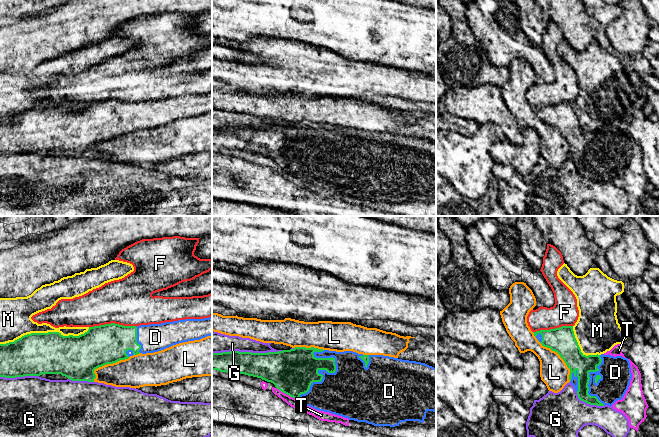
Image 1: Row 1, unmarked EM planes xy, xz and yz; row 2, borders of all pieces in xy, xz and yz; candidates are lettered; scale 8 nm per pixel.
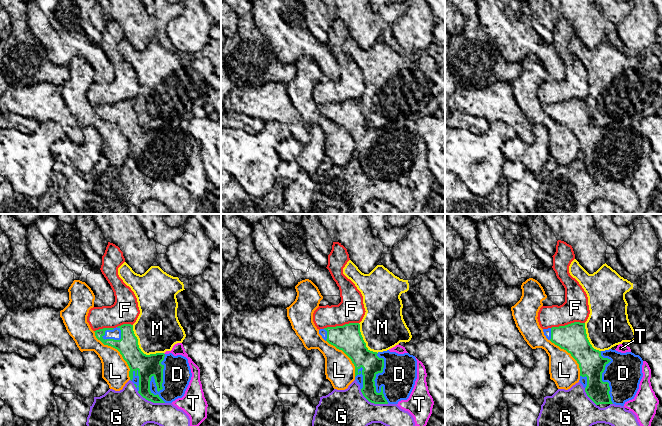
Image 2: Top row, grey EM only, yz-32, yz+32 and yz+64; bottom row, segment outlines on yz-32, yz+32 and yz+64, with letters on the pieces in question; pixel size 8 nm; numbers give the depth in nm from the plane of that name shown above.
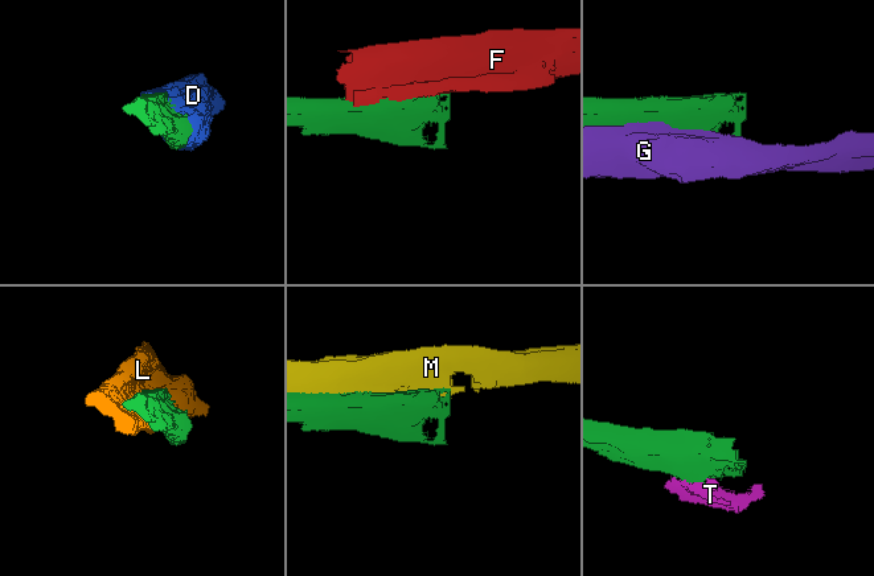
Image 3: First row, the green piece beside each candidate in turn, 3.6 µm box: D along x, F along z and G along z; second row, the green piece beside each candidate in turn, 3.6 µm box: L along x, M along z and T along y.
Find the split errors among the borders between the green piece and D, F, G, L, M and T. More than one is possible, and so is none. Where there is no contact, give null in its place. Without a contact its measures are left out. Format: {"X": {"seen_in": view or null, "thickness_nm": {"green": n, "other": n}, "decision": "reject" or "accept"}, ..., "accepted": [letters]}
{"D": {"seen_in": "xz", "thickness_nm": {"green": 320, "other": 420}, "decision": "accept"}, "F": {"seen_in": "xy", "thickness_nm": {"green": 320, "other": 380}, "decision": "reject"}, "G": {"seen_in": "xz", "thickness_nm": {"green": 240, "other": 160}, "decision": "reject"}, "L": {"seen_in": "xy", "thickness_nm": {"green": 360, "other": 260}, "decision": "reject"}, "M": {"seen_in": "xy", "thickness_nm": {"green": 340, "other": 240}, "decision": "reject"}, "T": {"seen_in": "xz", "thickness_nm": {"green": 360, "other": 70}, "decision": "reject"}, "accepted": ["D"]}

